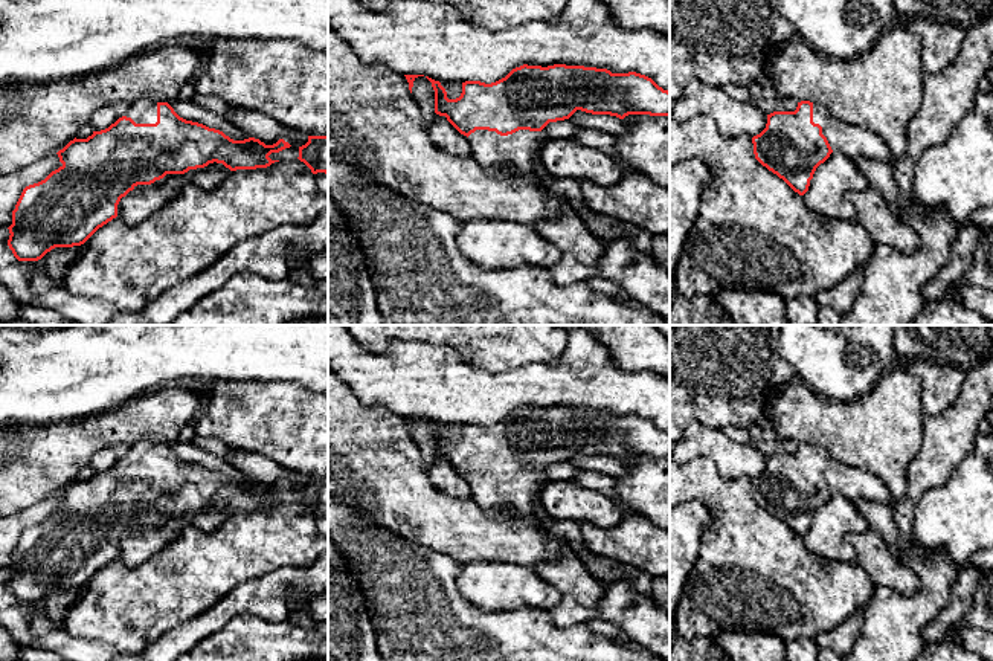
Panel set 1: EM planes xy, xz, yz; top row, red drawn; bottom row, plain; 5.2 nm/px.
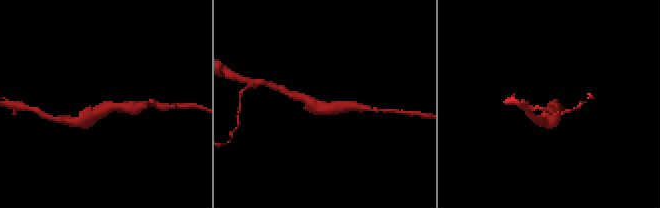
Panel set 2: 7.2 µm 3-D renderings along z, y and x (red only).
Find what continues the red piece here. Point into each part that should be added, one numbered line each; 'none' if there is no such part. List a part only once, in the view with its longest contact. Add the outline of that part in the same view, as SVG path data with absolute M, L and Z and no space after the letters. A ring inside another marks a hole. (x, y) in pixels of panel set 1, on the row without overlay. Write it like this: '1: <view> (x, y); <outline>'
1: xz (517, 493); M476 472L468 478L473 499L488 511L519 513L522 518L546 528L545 522L534 513L534 502L540 501L546 482L543 473L519 472L508 478L496 473Z

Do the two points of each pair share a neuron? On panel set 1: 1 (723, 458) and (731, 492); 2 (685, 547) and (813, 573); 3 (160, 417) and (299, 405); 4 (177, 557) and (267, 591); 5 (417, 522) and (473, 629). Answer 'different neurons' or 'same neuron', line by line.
1: different neurons
2: different neurons
3: different neurons
4: different neurons
5: different neurons

